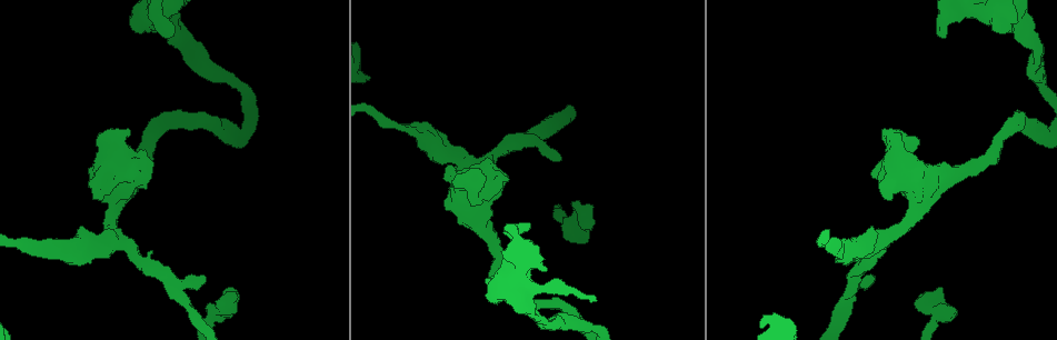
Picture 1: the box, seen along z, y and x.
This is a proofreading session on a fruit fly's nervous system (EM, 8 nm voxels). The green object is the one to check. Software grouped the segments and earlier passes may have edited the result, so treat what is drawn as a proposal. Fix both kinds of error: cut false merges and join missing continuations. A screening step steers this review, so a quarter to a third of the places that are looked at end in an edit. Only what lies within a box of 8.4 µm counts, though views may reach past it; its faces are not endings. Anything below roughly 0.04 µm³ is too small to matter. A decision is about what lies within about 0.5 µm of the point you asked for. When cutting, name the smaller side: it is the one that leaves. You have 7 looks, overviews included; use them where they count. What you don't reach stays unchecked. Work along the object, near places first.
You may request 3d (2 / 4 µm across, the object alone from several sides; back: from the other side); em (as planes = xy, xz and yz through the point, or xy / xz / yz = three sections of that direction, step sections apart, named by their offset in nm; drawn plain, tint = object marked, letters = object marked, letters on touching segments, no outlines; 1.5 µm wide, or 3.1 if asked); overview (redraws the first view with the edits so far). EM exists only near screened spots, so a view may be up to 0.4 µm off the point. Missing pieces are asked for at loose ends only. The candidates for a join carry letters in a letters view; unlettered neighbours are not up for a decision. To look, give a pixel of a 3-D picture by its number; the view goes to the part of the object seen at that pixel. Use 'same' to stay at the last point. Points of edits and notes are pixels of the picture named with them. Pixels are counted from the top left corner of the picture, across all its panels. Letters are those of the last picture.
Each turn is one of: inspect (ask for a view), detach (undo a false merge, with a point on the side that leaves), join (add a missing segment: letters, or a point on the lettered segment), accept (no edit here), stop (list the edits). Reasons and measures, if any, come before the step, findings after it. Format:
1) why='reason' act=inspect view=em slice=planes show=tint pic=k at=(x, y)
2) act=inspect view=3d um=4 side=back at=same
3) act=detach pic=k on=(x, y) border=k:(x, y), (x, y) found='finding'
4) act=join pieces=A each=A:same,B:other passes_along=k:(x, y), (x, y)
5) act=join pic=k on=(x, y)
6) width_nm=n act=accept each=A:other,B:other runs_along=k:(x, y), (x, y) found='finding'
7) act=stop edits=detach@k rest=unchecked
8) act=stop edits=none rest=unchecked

act=inspect view=em slice=planes show=letters pic=1 at=(1019, 16)

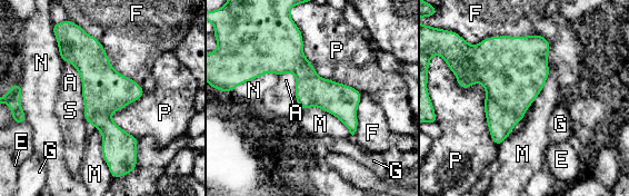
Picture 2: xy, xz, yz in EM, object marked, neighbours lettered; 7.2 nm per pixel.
width_nm=240 act=accept each=A:other,E:other,F:other,G:other,M:other,N:other,P:other,S:other runs_along=2:(89, 38), (100, 118), (123, 164) found='one cell here'

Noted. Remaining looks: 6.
why='free end' act=inspect view=em slice=planes show=plain pic=1 at=(92, 199)

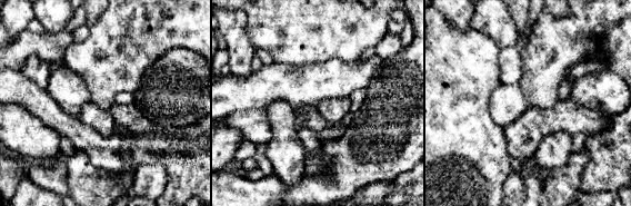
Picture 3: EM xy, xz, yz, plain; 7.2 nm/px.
why='see the neighbours' act=inspect view=em slice=planes show=letters at=same

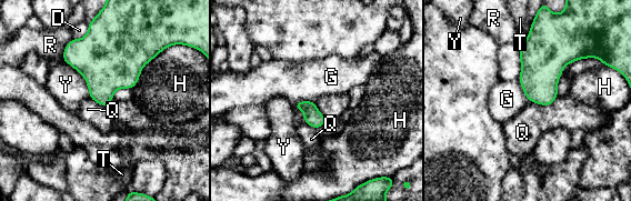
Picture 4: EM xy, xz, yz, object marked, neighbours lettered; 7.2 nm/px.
act=accept each=D:other,G:other,H:other,Q:other,R:other,T:other,Y:other border=4:(314, 100), (299, 100), (293, 103) found='no lettered segment goes on from it'

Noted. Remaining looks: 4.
why='sharp bend' act=inspect view=3d um=4 pic=1 at=(213, 315)

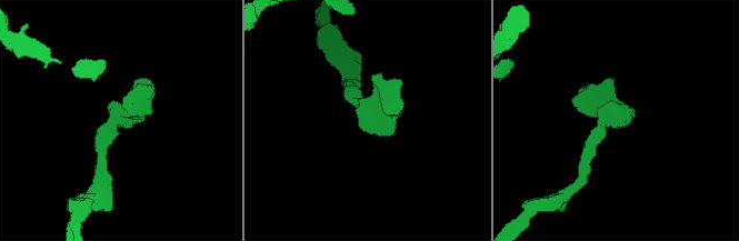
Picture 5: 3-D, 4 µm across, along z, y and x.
why='now the EM' act=inspect view=em slice=yz step=4 show=tint pic=5 at=(120, 115)

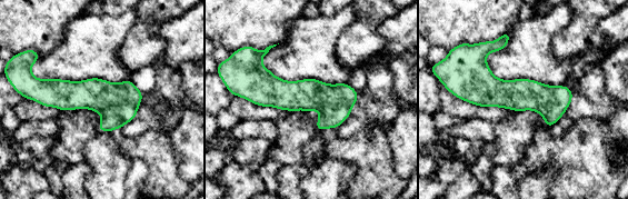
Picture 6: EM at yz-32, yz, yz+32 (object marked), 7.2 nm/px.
act=inspect view=em slice=planes show=letters at=same

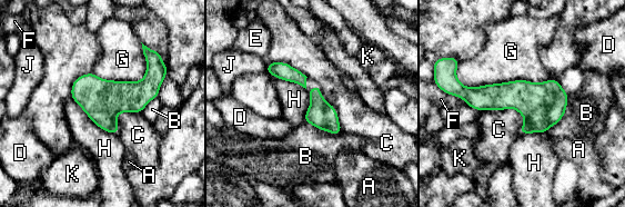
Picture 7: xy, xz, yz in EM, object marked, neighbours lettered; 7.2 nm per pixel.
longest_contact=G:700nm act=accept each=A:other,B:other,C:other,D:other,E:other,F:other,G:other,H:other,J:other,K:other border=7:(270, 74), (308, 91), (305, 122) found='one cell here'

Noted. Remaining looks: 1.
act=stop edits=none rest=unchecked

